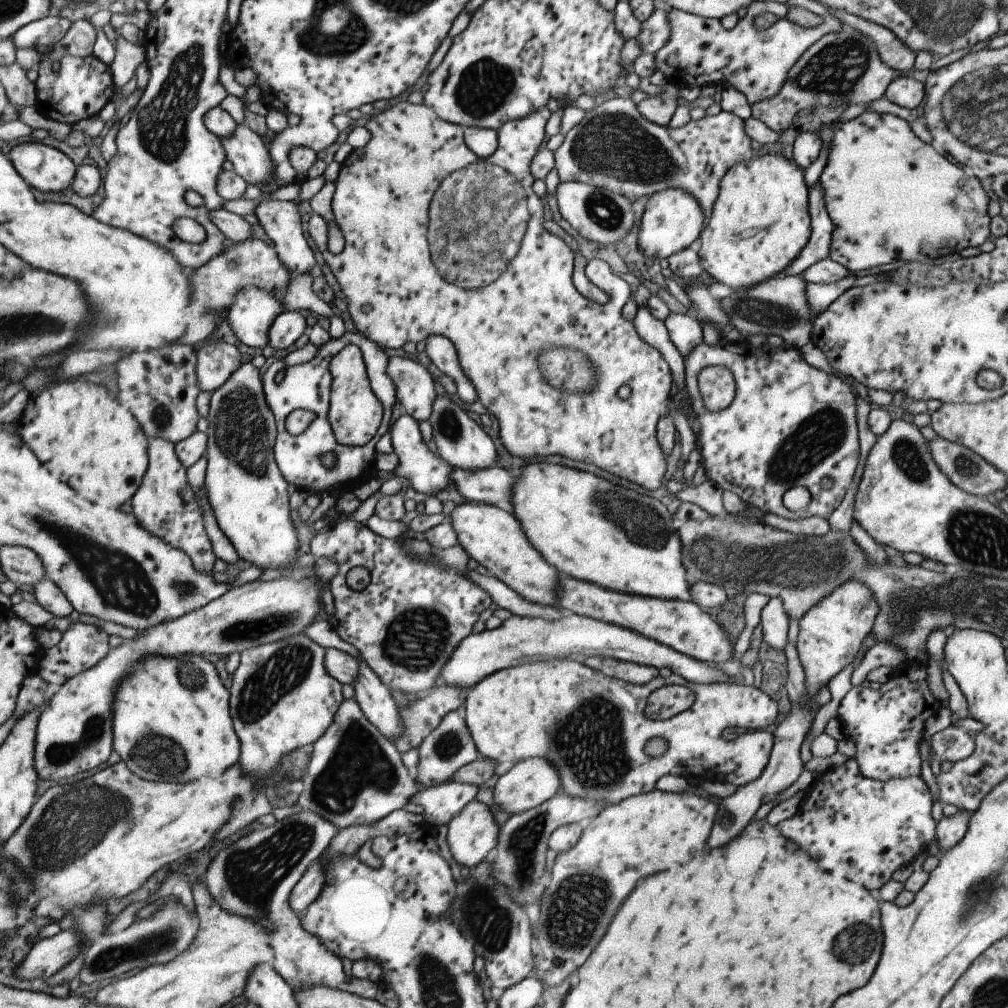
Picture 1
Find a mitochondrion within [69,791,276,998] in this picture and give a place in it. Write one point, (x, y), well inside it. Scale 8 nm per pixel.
(163, 941)

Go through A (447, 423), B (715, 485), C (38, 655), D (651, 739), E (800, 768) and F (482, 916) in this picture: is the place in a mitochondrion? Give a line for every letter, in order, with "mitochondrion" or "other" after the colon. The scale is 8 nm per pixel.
A: mitochondrion
B: other
C: other
D: mitochondrion
E: other
F: mitochondrion

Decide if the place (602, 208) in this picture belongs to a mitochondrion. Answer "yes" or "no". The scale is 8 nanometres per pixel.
yes

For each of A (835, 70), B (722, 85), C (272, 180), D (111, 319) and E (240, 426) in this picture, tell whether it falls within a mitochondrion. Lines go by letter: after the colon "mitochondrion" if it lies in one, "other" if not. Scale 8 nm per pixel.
A: mitochondrion
B: other
C: other
D: mitochondrion
E: mitochondrion

